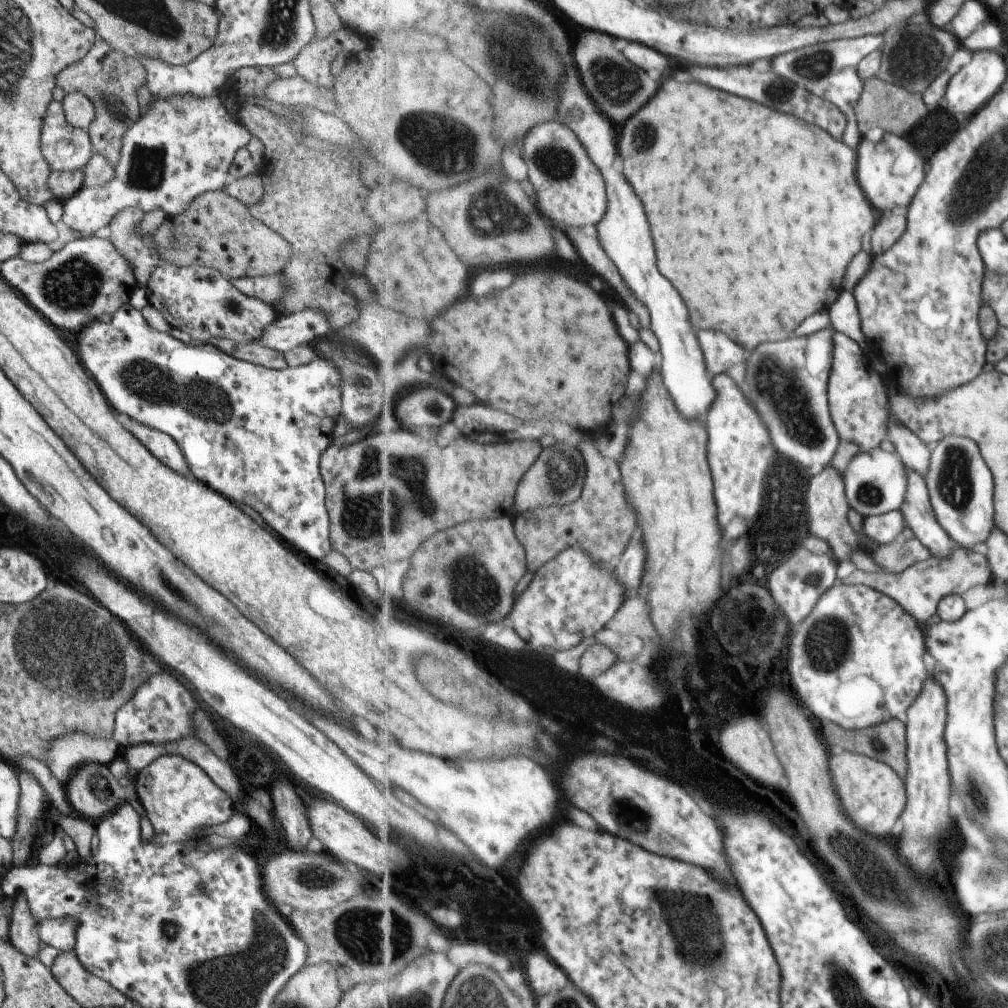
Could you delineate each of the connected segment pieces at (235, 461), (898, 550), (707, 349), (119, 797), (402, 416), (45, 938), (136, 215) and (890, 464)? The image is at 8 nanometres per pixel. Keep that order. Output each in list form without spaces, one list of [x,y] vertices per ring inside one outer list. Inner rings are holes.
[[[128,302],[122,304],[112,315],[109,322],[102,322],[99,319],[93,319],[80,328],[77,334],[77,344],[74,351],[77,354],[79,362],[86,370],[88,375],[94,380],[102,395],[109,400],[108,404],[116,410],[117,413],[124,414],[132,418],[143,426],[161,431],[168,434],[179,447],[187,468],[195,476],[197,481],[207,484],[221,496],[229,498],[231,502],[243,502],[245,506],[253,508],[267,526],[277,532],[283,540],[293,544],[295,548],[303,550],[309,558],[321,560],[332,548],[328,537],[328,514],[324,505],[324,486],[319,472],[319,461],[321,451],[332,443],[334,438],[333,427],[336,416],[340,413],[340,396],[342,378],[340,370],[333,365],[329,359],[314,357],[311,362],[296,367],[285,367],[284,369],[268,369],[241,359],[233,358],[220,348],[211,344],[192,343],[185,344],[177,340],[169,333],[153,330],[143,318],[138,309],[132,307]]]
[[[917,537],[912,539],[897,538],[892,543],[879,545],[871,554],[872,560],[887,573],[900,573],[915,563],[927,560],[932,554]]]
[[[703,330],[698,338],[704,350],[708,370],[715,376],[725,372],[736,362],[747,360],[748,352],[744,347],[739,346],[737,342],[733,342],[729,336],[721,332]]]
[[[83,763],[66,782],[63,787],[64,796],[68,804],[79,812],[81,816],[91,819],[103,818],[116,807],[135,798],[134,786],[128,783],[126,786],[121,786],[117,783],[117,779],[109,773],[108,765],[99,763]]]
[[[419,388],[419,390],[415,390],[415,392],[409,392],[399,404],[397,404],[397,418],[401,420],[401,422],[405,422],[407,424],[407,428],[409,428],[409,424],[413,424],[411,429],[414,431],[421,431],[425,428],[430,427],[440,427],[449,421],[454,420],[453,412],[455,412],[457,405],[453,402],[453,398],[451,396],[447,396],[445,390],[441,392],[441,390],[437,390],[437,388]]]
[[[65,917],[37,923],[37,934],[41,942],[58,950],[59,953],[73,951],[76,921]]]
[[[122,208],[109,221],[108,239],[117,254],[120,254],[130,266],[137,286],[145,288],[149,274],[162,261],[152,248],[151,235],[142,238],[135,236],[135,226],[142,216],[143,213],[137,210]]]
[[[881,448],[861,451],[848,466],[844,474],[845,494],[851,508],[855,508],[864,519],[900,510],[908,496],[908,474],[906,464],[895,451],[887,452]]]

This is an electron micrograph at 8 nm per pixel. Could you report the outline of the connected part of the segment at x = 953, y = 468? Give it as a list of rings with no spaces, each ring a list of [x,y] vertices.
[[[961,435],[940,440],[933,446],[930,469],[925,480],[936,517],[957,547],[968,551],[985,551],[985,542],[993,530],[995,485],[992,470],[978,442]]]

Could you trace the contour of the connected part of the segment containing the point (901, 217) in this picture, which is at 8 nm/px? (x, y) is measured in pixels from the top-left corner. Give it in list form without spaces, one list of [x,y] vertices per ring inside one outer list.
[[[895,207],[893,210],[883,212],[871,236],[873,252],[881,254],[882,252],[888,251],[904,236],[907,225],[907,208]]]

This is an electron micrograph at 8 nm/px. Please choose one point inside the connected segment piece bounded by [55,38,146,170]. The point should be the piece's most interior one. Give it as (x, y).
(109, 78)

